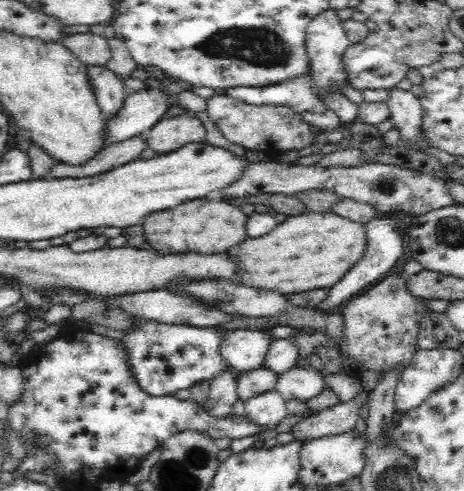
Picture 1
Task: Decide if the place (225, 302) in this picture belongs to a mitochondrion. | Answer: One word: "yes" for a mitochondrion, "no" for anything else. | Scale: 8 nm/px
yes

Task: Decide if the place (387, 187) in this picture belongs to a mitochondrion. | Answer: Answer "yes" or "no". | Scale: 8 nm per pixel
yes

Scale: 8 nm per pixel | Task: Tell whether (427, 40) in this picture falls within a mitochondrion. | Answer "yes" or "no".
yes

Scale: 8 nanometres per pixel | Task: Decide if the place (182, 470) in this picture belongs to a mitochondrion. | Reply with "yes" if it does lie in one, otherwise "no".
yes

